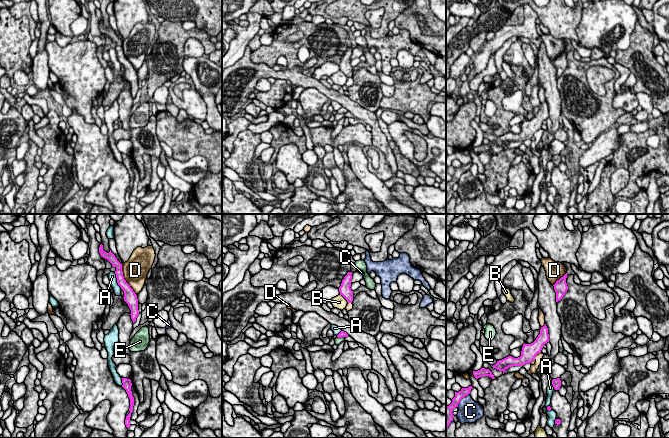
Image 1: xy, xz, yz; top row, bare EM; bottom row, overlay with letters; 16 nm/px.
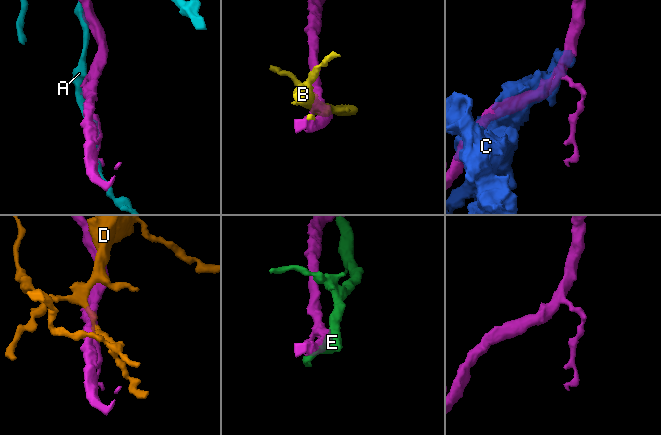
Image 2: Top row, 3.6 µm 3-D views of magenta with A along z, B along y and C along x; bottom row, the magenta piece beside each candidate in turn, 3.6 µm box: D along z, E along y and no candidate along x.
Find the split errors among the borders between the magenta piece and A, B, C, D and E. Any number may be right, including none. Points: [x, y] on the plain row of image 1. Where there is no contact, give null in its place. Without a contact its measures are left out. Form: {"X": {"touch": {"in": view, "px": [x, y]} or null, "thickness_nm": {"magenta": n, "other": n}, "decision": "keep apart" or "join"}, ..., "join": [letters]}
{"A": {"touch": {"in": "xy", "px": [117, 57]}, "thickness_nm": {"magenta": 160, "other": 130}, "decision": "keep apart"}, "B": {"touch": {"in": "xz", "px": [344, 73]}, "thickness_nm": {"magenta": 190, "other": 220}, "decision": "keep apart"}, "C": {"touch": {"in": "yz", "px": [461, 174]}, "thickness_nm": {"magenta": 130, "other": 360}, "decision": "keep apart"}, "D": {"touch": {"in": "xy", "px": [125, 56]}, "thickness_nm": {"magenta": 190, "other": 400}, "decision": "keep apart"}, "E": {"touch": {"in": "xz", "px": [341, 113]}, "thickness_nm": {"magenta": 100, "other": 100}, "decision": "keep apart"}, "join": []}

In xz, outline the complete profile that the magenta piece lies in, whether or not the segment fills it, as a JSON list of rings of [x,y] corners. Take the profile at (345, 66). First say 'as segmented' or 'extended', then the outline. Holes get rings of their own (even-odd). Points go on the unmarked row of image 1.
as segmented; [[[348,48],[347,51],[342,56],[341,62],[339,63],[340,71],[342,71],[348,79],[353,77],[353,67],[351,66],[351,55],[352,48]]]

